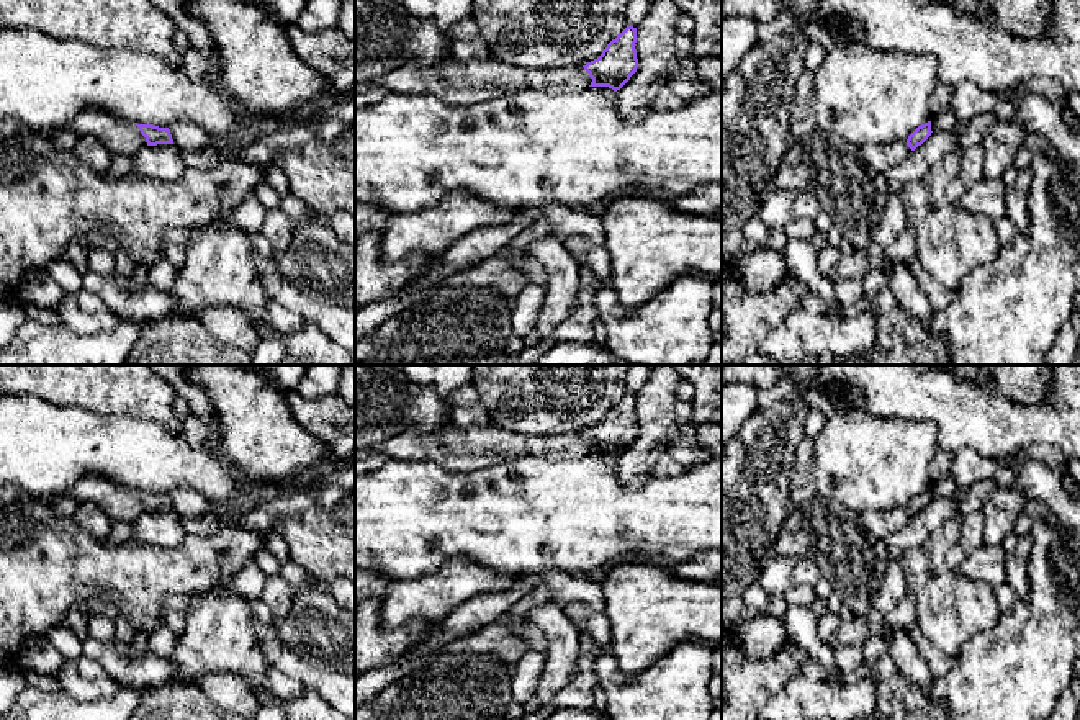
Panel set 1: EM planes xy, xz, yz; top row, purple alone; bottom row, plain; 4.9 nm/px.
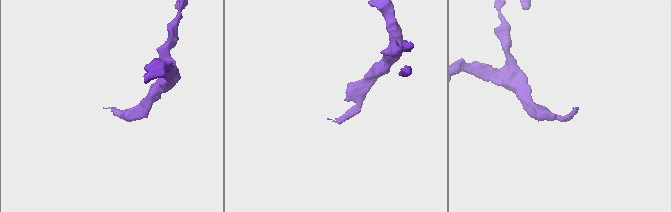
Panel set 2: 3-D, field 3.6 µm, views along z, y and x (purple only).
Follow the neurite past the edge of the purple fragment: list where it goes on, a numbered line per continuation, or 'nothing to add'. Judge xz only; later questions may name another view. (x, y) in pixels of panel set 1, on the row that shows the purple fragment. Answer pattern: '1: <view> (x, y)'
nothing to add

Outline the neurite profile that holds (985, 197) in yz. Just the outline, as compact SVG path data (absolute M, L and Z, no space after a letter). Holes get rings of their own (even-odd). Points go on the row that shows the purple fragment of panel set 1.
M980 178L975 182L956 205L964 211L983 214L985 218L997 221L1008 213L1006 185L1001 178Z

